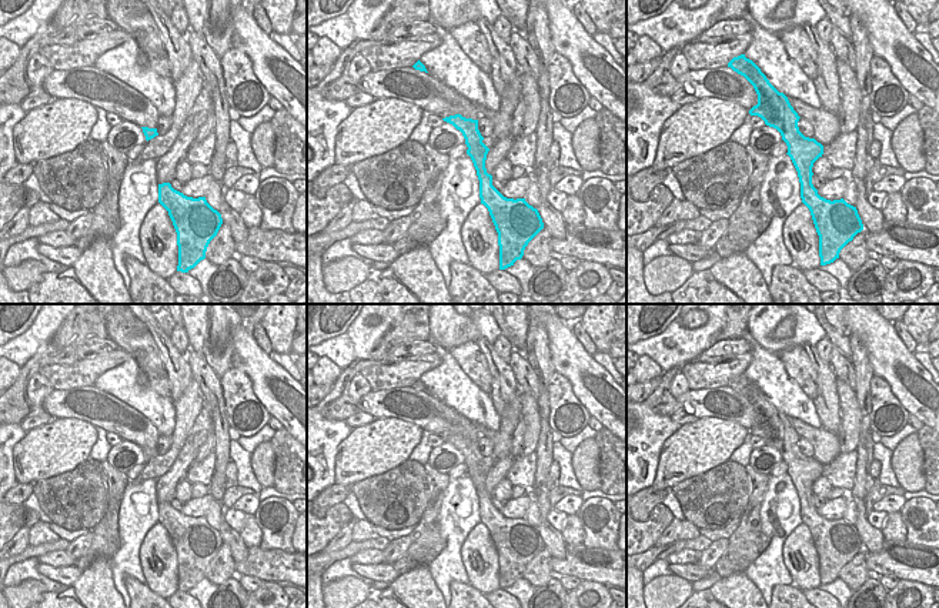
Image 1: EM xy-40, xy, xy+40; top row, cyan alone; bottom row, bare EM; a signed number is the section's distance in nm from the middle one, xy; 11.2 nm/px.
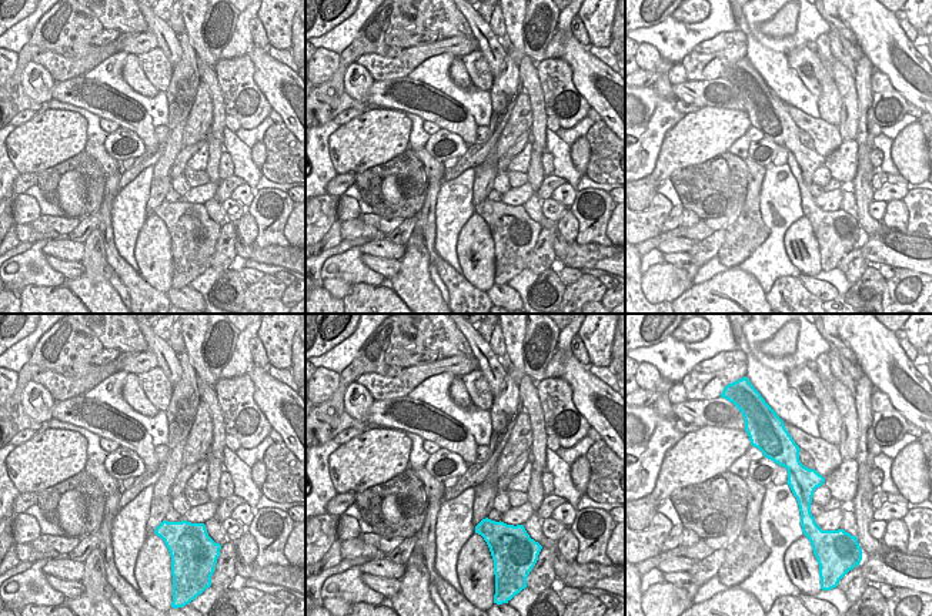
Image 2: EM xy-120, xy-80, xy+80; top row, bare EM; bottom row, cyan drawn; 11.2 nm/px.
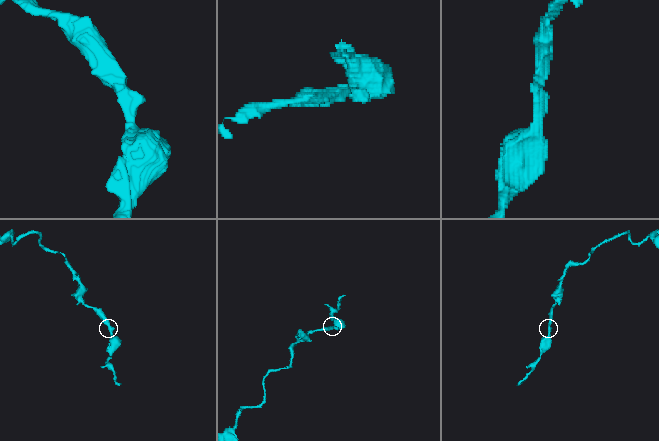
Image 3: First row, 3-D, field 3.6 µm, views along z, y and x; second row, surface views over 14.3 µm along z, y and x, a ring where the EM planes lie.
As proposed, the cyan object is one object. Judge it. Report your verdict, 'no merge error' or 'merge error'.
no merge error

